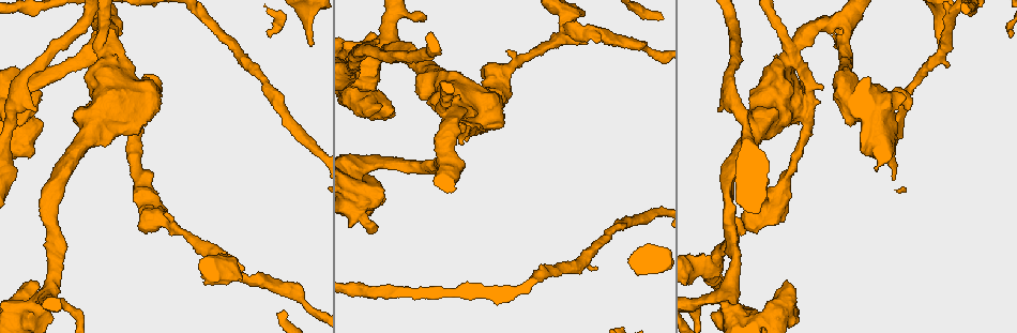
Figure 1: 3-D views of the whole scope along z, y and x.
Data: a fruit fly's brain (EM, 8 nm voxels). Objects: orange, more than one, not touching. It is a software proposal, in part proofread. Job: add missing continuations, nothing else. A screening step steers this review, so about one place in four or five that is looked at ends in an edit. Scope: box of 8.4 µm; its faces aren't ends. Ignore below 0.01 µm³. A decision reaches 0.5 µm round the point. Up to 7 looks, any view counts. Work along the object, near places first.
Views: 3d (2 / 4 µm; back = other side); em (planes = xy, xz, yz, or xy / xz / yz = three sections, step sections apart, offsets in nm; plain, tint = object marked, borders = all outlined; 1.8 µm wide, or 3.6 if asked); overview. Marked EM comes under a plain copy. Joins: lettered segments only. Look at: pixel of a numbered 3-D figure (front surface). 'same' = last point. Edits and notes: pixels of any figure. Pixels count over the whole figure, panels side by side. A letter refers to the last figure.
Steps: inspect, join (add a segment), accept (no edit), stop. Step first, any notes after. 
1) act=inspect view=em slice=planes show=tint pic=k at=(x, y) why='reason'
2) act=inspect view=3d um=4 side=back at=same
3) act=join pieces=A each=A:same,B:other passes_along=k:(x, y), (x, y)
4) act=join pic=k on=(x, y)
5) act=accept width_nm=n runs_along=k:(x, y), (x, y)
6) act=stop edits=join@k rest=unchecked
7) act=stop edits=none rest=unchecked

act=inspect view=em slice=planes show=borders pic=1 at=(372, 231) why='branch stops here'

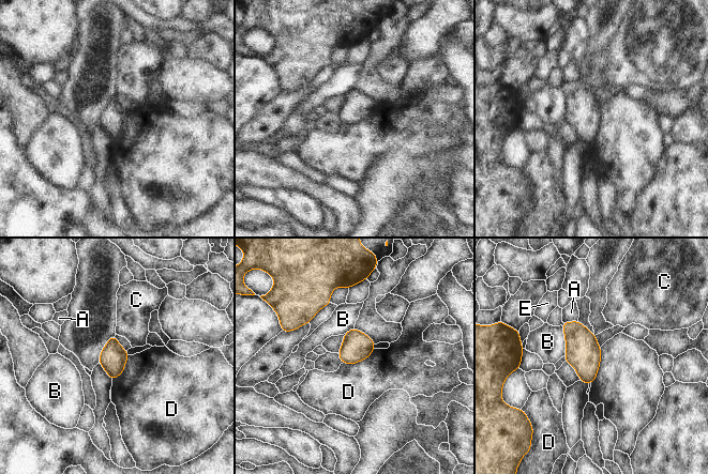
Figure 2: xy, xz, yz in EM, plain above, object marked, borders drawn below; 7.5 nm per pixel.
act=accept each=A:other,B:other,C:other,D:other,E:other border=2:(601, 347), (599, 370), (590, 383) found='none of them fits'

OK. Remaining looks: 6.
act=inspect view=3d um=4 side=back pic=1 at=(35, 108) why='branch stops here'

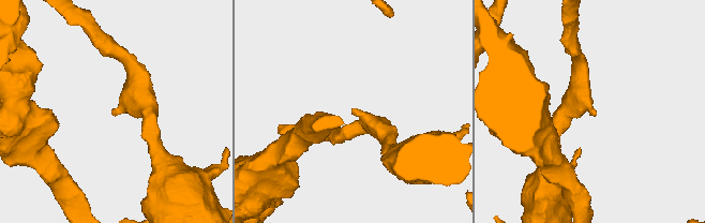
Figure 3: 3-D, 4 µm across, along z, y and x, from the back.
act=inspect view=em slice=planes show=borders pic=3 at=(593, 115) why='shape alone is not enough'

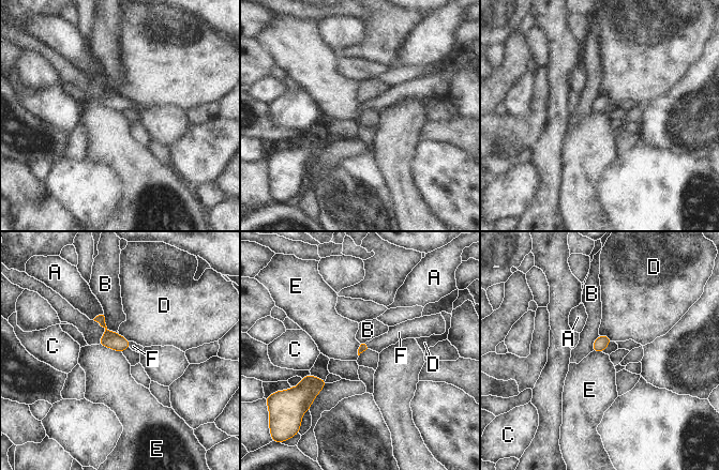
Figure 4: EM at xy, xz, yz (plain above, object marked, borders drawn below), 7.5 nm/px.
act=join pieces=F longest_contact=B:190nm each=A:other,B:other,C:other,D:other,E:other,F:same found='it goes on there'

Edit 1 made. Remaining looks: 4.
act=inspect view=overview why='see it whole again'

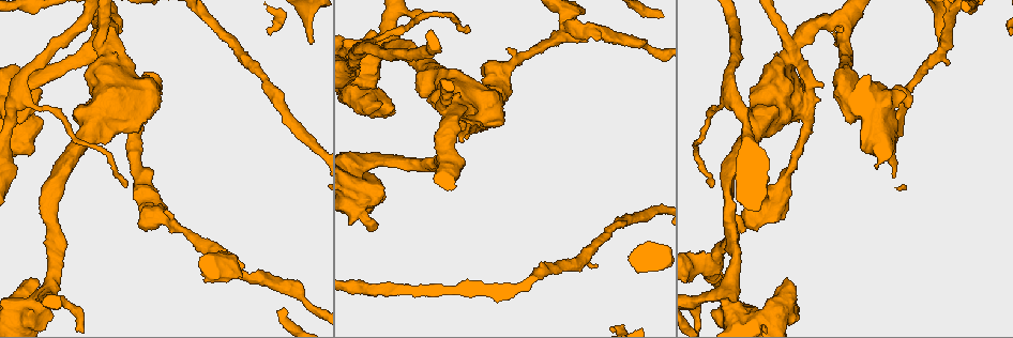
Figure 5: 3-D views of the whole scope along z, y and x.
act=inspect view=3d um=2 side=back pic=5 at=(311, 41) why='free end'

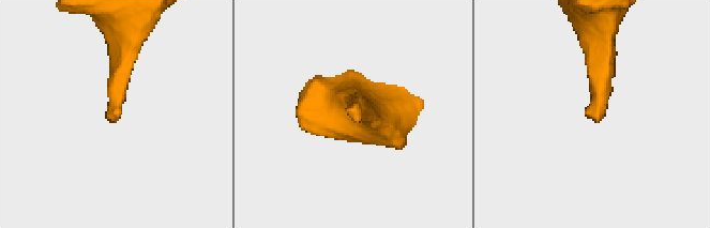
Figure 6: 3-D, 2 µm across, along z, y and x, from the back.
act=inspect view=em um=3.6 slice=planes show=borders pic=6 at=(598, 119) why='now the EM'

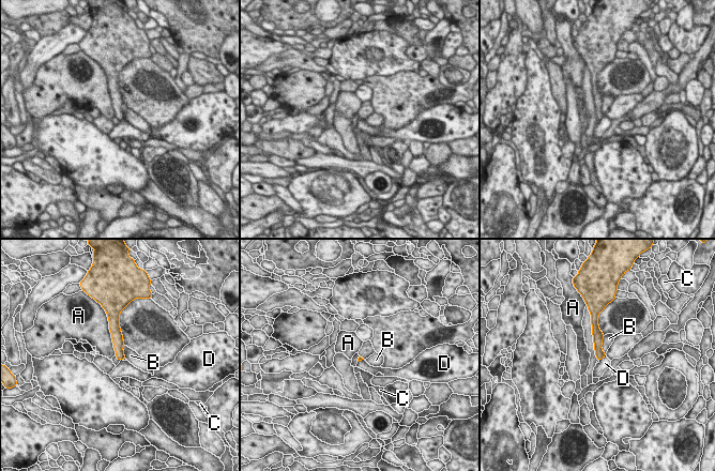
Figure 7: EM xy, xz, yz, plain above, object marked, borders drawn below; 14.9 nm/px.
act=accept each=A:other,B:other,C:other,D:other border=7:(606, 355), (599, 361) found='none of them fits'

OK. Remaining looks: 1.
act=stop edits=join@4 rest=unchecked

